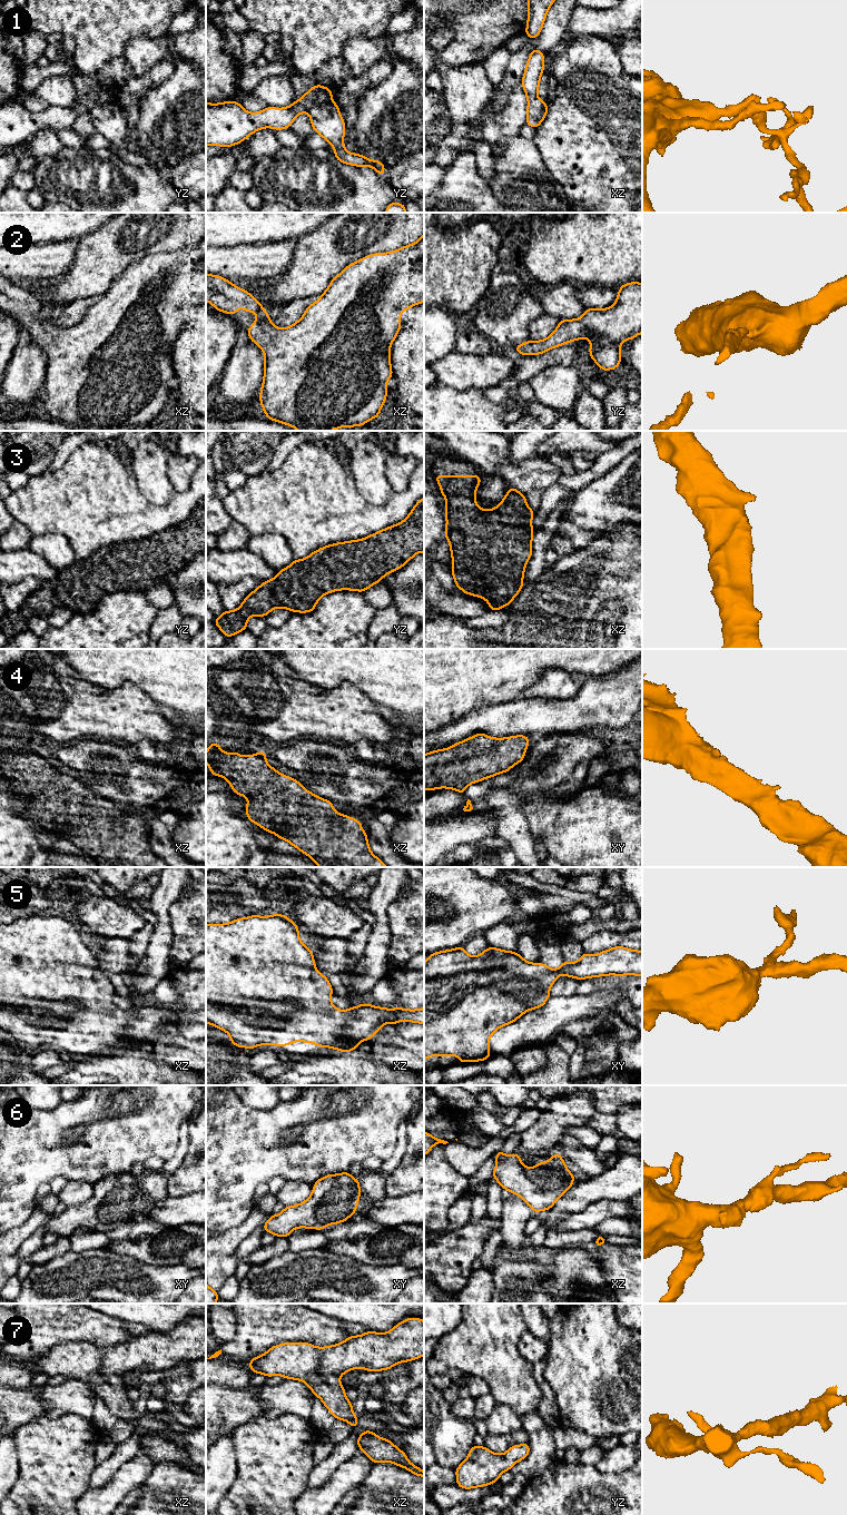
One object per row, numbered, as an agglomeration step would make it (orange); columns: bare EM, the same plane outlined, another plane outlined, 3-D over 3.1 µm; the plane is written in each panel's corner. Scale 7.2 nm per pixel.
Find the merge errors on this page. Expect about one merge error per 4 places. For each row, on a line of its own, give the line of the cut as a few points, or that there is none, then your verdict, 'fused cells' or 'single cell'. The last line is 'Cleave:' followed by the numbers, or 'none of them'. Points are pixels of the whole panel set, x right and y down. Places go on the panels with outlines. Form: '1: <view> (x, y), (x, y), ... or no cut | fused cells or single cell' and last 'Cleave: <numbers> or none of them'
1: no cut | single cell
2: no cut | single cell
3: no cut | single cell
4: no cut | single cell
5: no cut | single cell
6: no cut | single cell
7: no cut | single cell
Cleave: none of them

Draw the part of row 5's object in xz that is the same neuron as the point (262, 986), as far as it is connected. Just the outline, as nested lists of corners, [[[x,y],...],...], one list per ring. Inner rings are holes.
[[[274,914],[272,916],[252,915],[245,918],[237,918],[227,924],[206,925],[206,1023],[214,1025],[230,1035],[230,1042],[235,1046],[254,1049],[259,1045],[274,1044],[280,1047],[292,1042],[308,1042],[322,1047],[332,1047],[342,1052],[351,1052],[361,1045],[360,1041],[371,1040],[377,1031],[382,1030],[384,1023],[396,1024],[397,1022],[415,1022],[424,1024],[424,1007],[418,1010],[406,1010],[395,1005],[394,1010],[377,1007],[371,1004],[361,1004],[348,1010],[341,1011],[331,1002],[333,987],[328,978],[315,967],[314,954],[299,940],[299,928],[286,915]]]

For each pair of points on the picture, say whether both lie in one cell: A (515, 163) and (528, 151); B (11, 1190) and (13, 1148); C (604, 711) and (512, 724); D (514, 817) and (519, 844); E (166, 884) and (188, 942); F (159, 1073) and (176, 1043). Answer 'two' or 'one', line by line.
A: one
B: one
C: one
D: one
E: two
F: two

